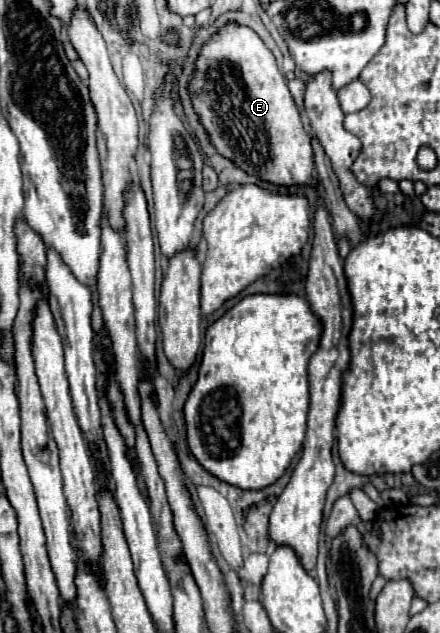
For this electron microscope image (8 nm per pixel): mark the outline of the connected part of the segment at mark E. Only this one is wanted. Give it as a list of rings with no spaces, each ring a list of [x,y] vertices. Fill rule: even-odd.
[[[232,21],[212,35],[194,61],[188,93],[210,143],[236,167],[278,187],[320,187],[310,135],[304,129],[300,109],[272,51],[256,31]]]

